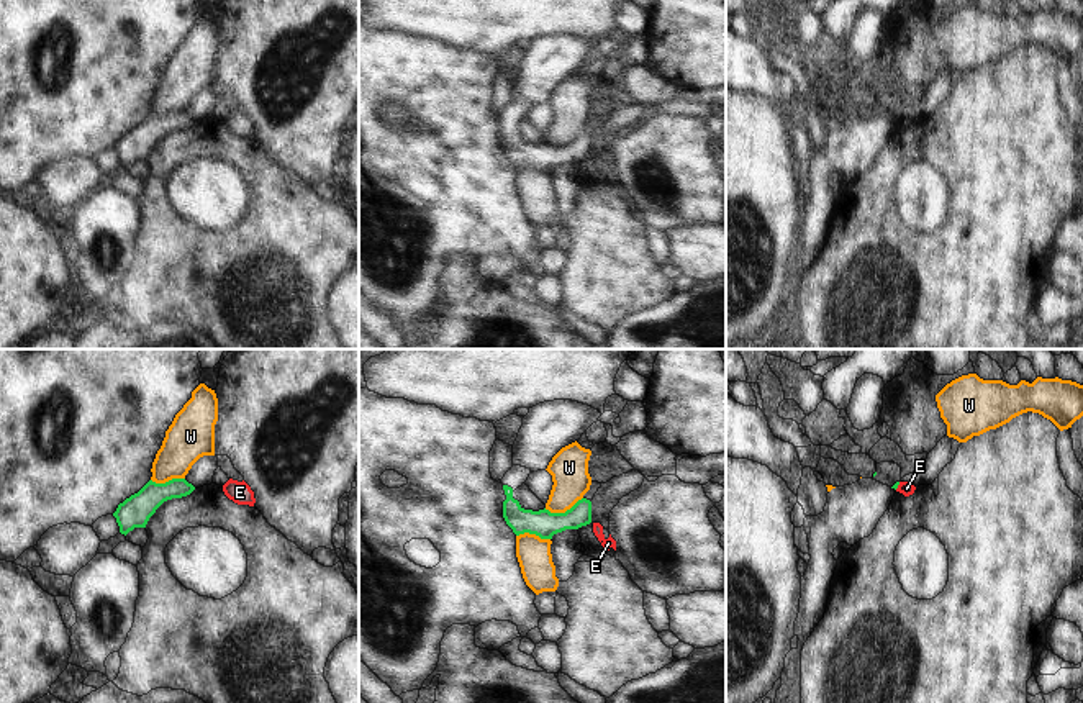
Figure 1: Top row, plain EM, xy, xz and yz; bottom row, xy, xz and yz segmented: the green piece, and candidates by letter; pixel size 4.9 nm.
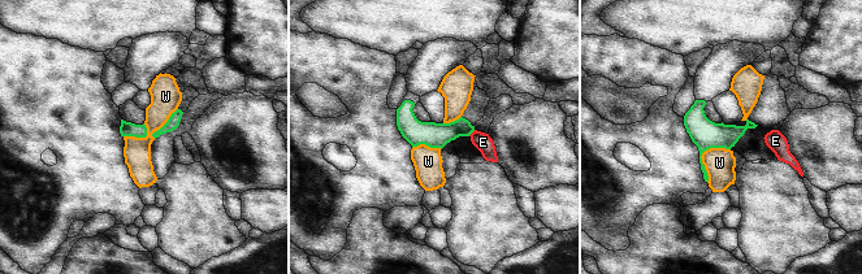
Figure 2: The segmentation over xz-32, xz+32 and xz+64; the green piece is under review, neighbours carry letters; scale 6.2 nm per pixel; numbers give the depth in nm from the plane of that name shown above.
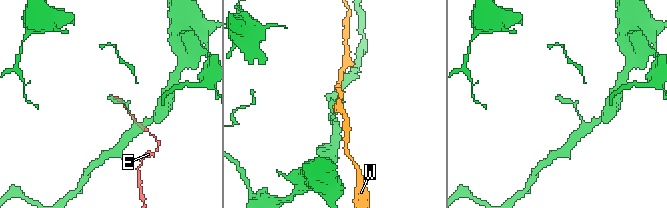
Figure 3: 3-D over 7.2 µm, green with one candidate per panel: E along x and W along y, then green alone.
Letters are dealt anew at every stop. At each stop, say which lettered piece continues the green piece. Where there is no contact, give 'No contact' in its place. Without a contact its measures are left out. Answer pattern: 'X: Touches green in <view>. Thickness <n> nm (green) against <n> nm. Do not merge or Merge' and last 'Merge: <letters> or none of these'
E: Touches green in yz. Thickness 20 nm (green) against 70 nm. Do not merge
W: Touches green in xz. Thickness 140 nm (green) against 190 nm. Do not merge
Merge: none of these.

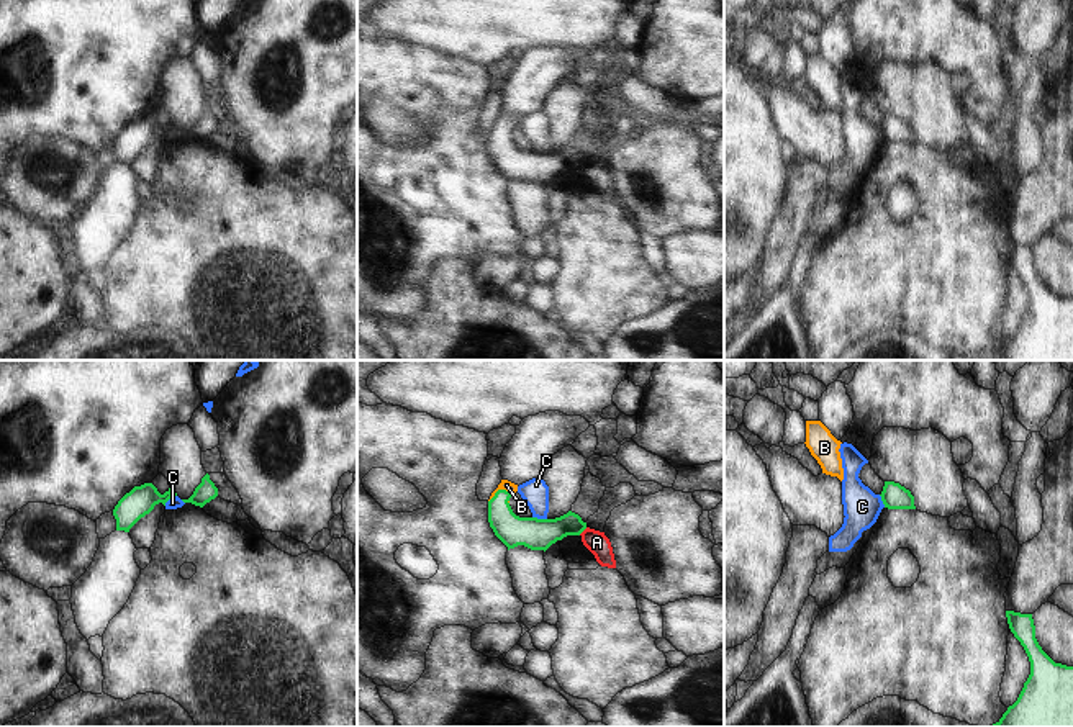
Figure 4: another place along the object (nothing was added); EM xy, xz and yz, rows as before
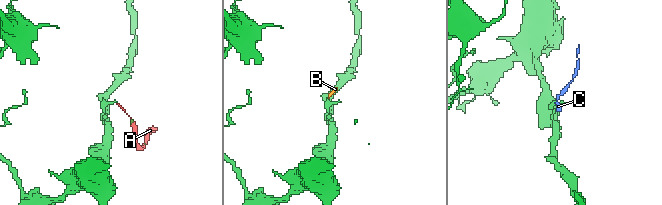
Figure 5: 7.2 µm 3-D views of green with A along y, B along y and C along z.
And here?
A: Touches green in xz. Thickness 160 nm (green) against 110 nm. Do not merge
B: Touches green in xz. Thickness 150 nm (green) against 50 nm. Merge
C: Touches green in xz. Thickness 160 nm (green) against 130 nm. Do not merge
Merge: B.

